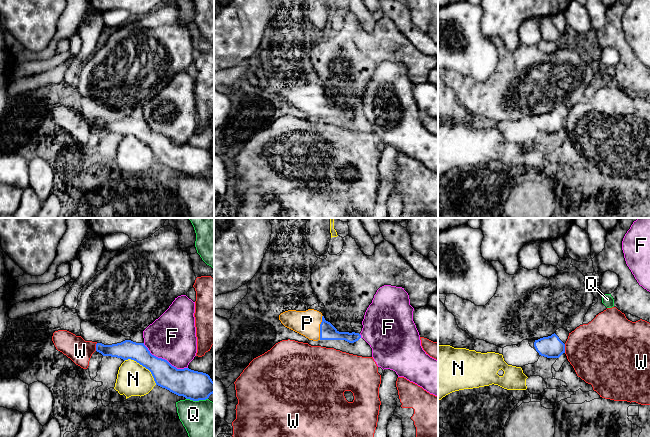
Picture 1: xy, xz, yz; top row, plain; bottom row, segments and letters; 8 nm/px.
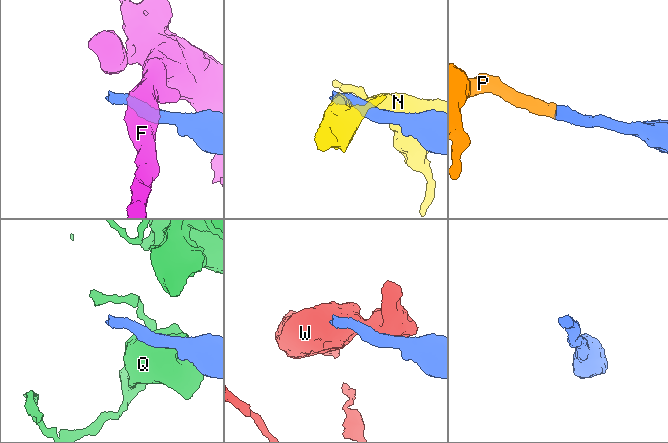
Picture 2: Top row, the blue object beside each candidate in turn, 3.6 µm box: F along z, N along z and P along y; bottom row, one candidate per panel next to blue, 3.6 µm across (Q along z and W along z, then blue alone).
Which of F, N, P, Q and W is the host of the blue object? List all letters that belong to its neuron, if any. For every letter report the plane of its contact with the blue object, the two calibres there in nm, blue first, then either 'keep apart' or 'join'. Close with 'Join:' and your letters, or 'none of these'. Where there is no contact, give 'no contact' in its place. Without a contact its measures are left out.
F: xy | 220/380 nm | keep apart
N: xy | 200/260 nm | keep apart
P: xz | 130/200 nm | join
Q: xy | 240/400 nm | keep apart
W: yz | 180/440 nm | keep apart
Join: P

